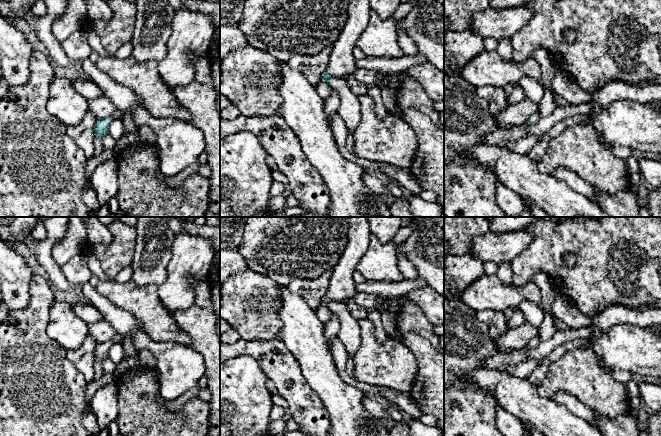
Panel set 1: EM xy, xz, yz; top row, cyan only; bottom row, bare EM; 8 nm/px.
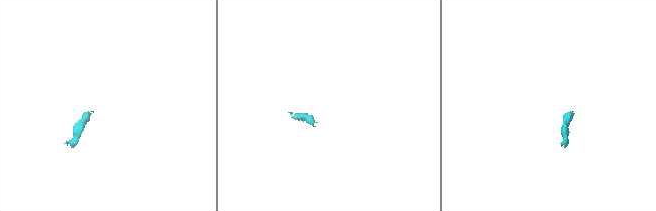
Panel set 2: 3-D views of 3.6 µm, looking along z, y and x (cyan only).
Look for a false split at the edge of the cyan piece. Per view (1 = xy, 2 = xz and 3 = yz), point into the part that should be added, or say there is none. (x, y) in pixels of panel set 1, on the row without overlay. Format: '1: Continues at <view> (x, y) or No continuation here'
1: Continues at xy (118, 338)
2: Continues at xz (349, 334)
3: Continues at yz (536, 339)

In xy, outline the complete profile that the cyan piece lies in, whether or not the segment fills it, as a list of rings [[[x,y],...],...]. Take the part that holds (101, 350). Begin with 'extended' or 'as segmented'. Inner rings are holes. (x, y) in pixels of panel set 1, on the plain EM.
extended; [[[118,333],[113,340],[97,343],[94,349],[94,359],[98,359],[100,362],[103,362],[108,358],[110,348],[116,343],[122,343],[123,338],[124,337]]]

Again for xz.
extended; [[[325,295],[321,298],[321,302],[327,305],[332,313],[339,317],[340,330],[337,337],[343,343],[348,357],[352,358],[358,351],[361,336],[358,321],[354,319],[347,309],[346,303],[333,302]]]

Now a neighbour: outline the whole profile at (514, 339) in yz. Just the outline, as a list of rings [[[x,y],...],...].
[[[525,322],[523,325],[509,329],[493,341],[500,352],[504,352],[505,350],[519,350],[525,347],[538,333],[539,328]]]

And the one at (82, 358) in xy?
[[[88,333],[79,348],[67,351],[67,358],[83,374],[87,383],[94,382],[94,349],[97,343]]]

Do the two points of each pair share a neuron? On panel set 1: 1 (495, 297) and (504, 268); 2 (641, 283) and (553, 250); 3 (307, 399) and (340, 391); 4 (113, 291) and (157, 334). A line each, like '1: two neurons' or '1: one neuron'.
1: two neurons
2: one neuron
3: two neurons
4: one neuron

